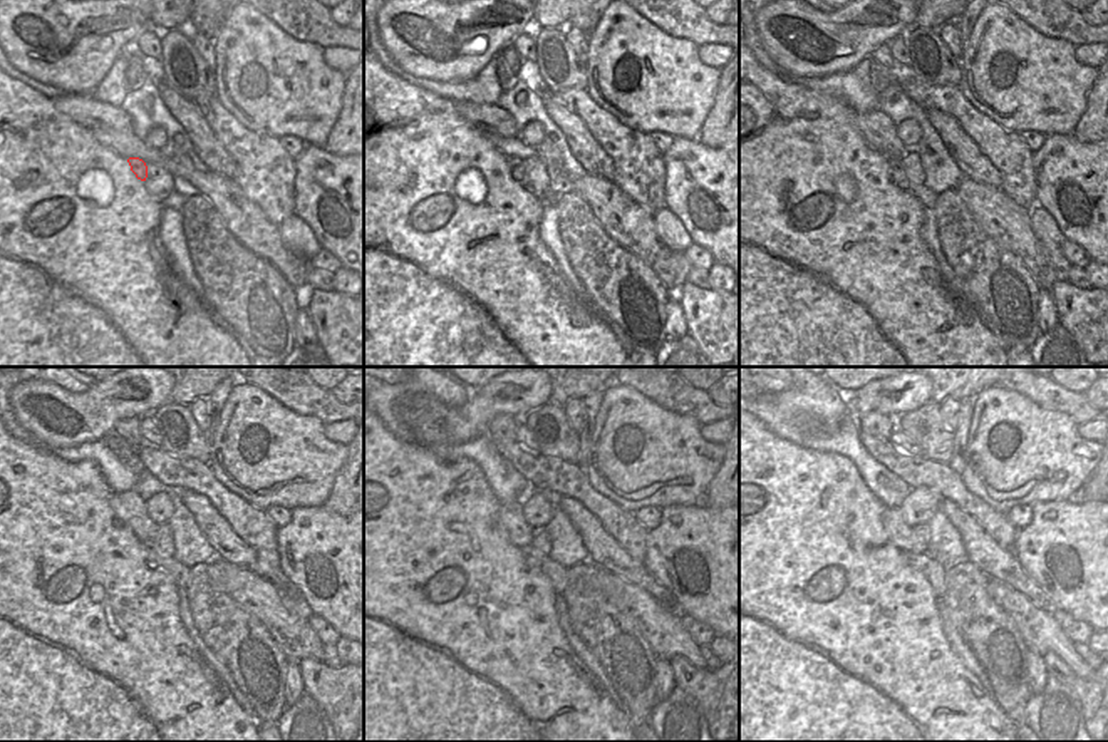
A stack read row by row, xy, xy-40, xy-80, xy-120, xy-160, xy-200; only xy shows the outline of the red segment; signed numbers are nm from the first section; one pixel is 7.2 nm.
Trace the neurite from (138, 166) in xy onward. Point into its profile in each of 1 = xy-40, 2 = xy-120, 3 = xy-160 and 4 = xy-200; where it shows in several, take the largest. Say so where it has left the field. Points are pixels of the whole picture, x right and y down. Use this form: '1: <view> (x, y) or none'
1: xy-40 (517, 168)
2: xy-120 (166, 563)
3: xy-160 (557, 573)
4: xy-200 (934, 571)

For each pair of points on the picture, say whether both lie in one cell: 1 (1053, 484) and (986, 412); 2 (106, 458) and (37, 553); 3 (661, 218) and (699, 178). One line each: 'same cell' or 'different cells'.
1: same cell
2: different cells
3: different cells

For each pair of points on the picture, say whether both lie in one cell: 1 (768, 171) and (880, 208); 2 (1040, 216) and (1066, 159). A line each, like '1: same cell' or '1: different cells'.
1: same cell
2: different cells

